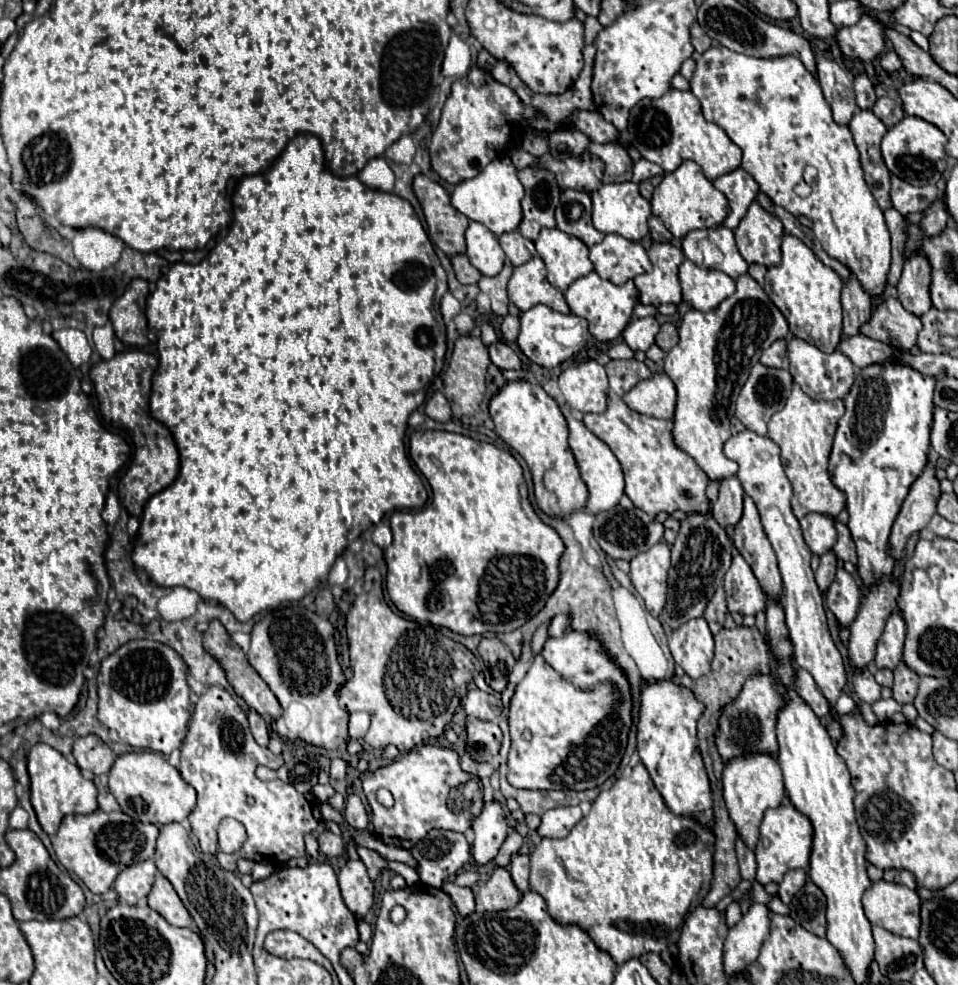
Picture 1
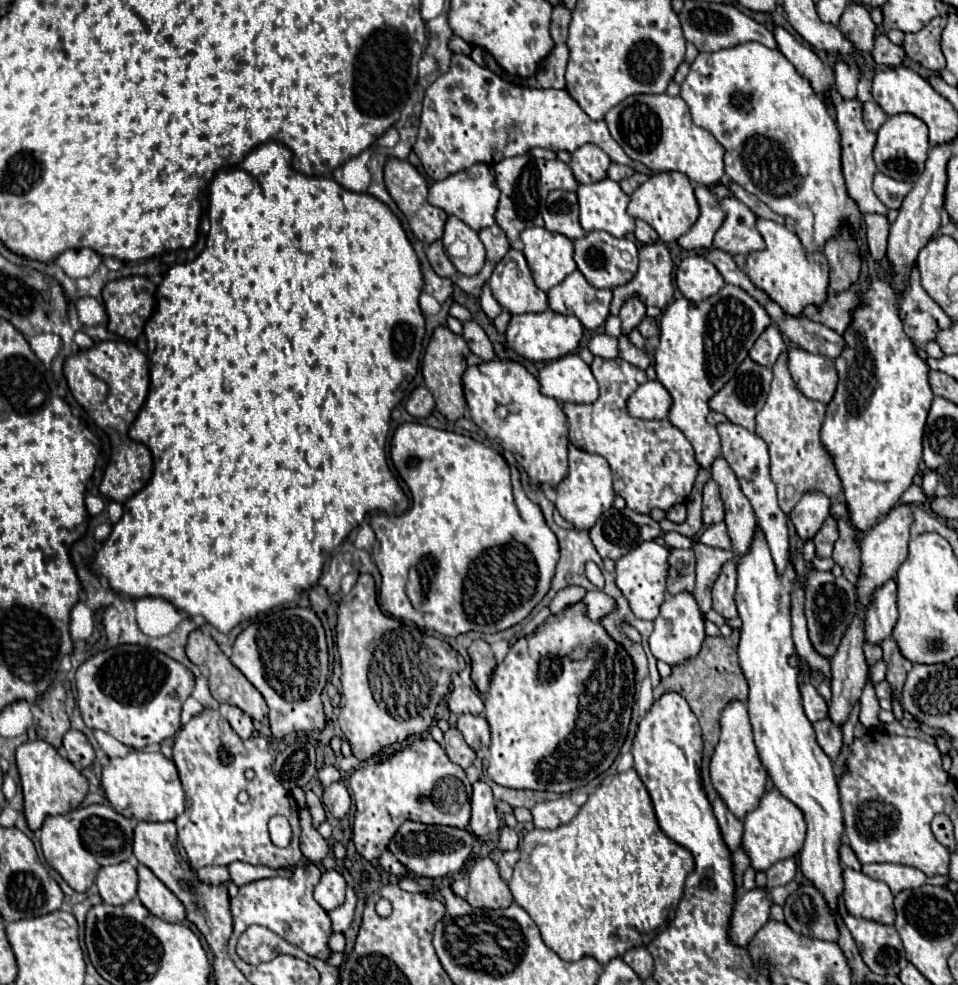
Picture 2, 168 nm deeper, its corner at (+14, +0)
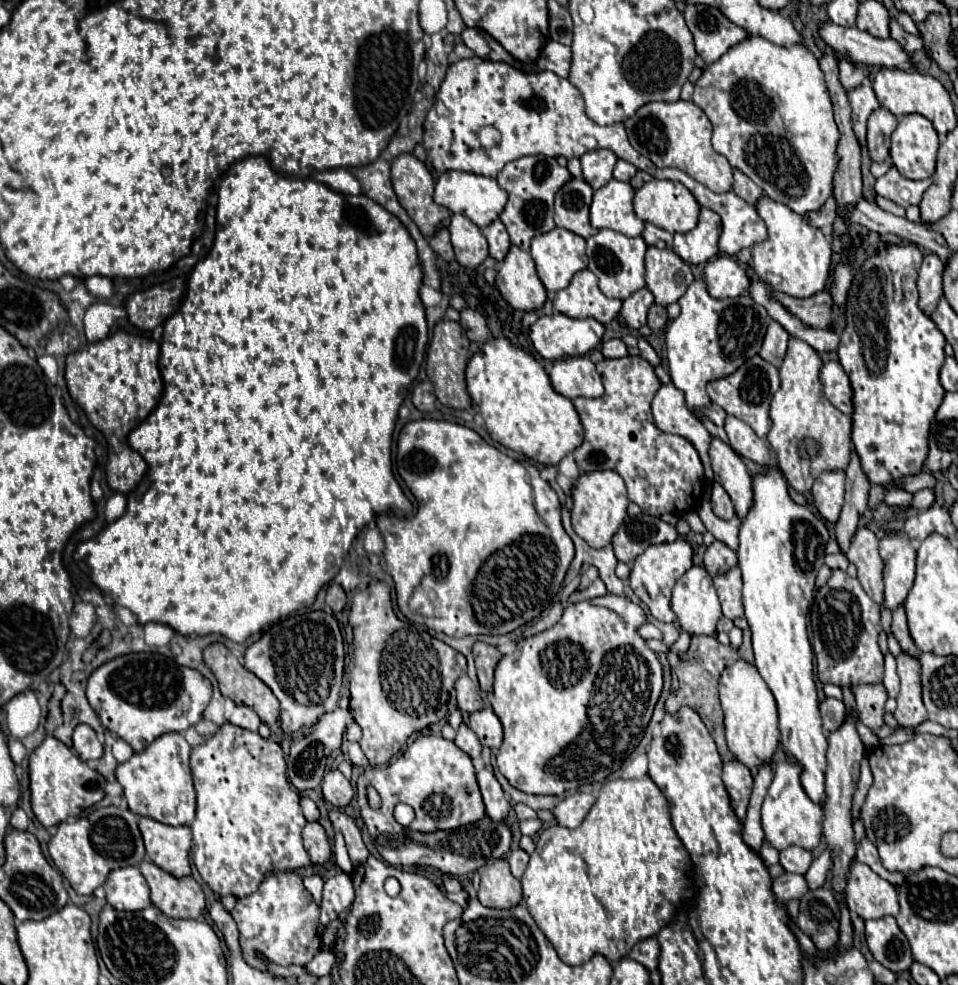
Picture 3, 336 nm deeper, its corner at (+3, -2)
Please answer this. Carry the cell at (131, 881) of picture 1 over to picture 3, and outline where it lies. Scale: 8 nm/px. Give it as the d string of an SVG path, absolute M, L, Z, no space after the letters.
M135 866L111 870L103 888L107 892L107 902L115 910L135 912L135 910L143 910L151 904L149 886L147 886L143 874L139 872L139 868L135 868Z

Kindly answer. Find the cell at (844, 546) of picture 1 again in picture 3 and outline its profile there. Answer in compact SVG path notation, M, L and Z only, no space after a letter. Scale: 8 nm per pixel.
M867 528L857 530L851 540L851 548L847 550L847 558L857 566L857 578L863 590L881 606L883 604L883 560L879 556L877 536Z

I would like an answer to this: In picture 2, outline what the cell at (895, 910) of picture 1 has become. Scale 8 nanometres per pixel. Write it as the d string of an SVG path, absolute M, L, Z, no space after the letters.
M844 868L844 906L854 918L894 924L894 894L886 882L868 878L862 872Z

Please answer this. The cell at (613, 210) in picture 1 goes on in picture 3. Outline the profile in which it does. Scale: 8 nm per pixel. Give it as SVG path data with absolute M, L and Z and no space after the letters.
M609 180L593 196L590 222L595 228L611 228L625 236L641 236L643 222L633 212L635 190L627 182Z

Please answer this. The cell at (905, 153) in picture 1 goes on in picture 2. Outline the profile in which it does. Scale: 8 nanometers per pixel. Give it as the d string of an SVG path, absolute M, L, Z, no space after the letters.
M896 114L890 116L884 122L884 126L878 130L878 140L874 146L874 162L882 174L894 180L914 184L924 172L924 162L928 158L928 152L930 152L930 142L928 142L926 124L912 114Z

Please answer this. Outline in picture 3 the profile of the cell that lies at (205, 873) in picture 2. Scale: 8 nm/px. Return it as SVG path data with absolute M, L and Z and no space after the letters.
M143 860L141 874L151 888L151 902L169 918L199 918L205 910L205 896L193 876L175 878L157 864Z

